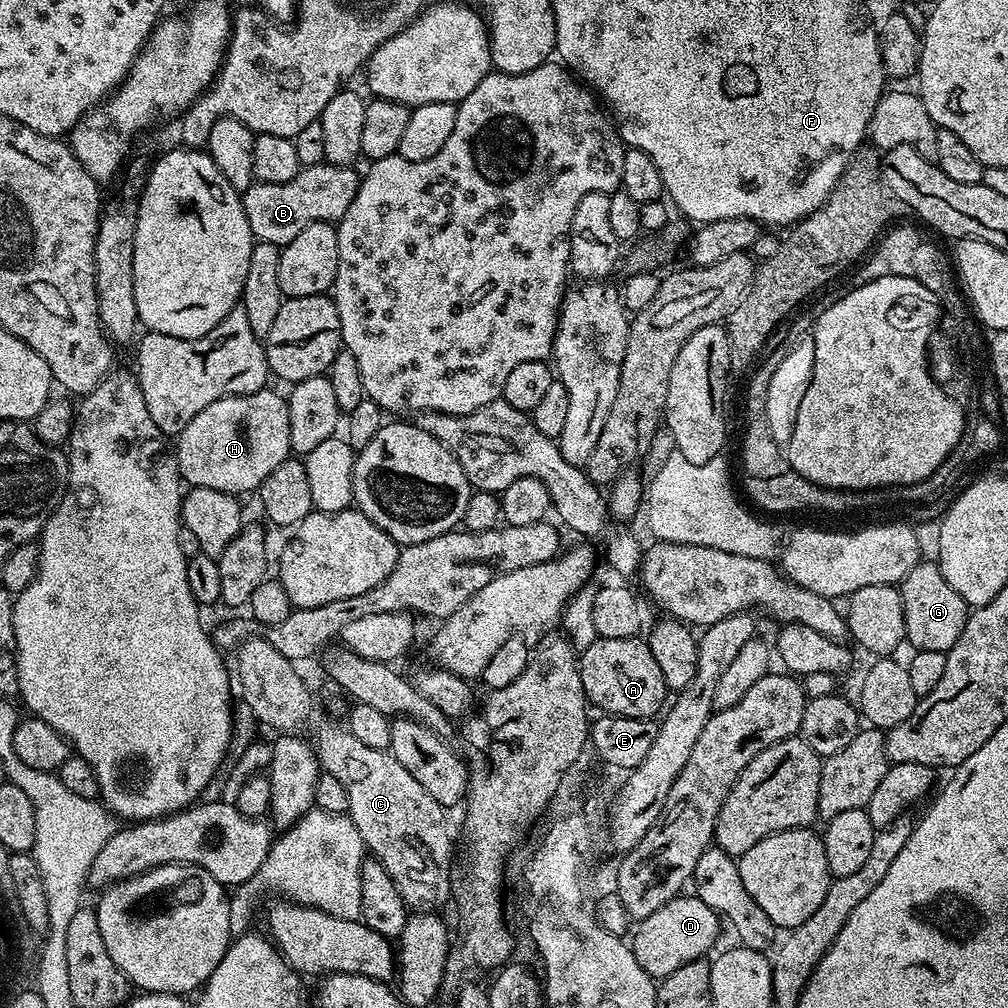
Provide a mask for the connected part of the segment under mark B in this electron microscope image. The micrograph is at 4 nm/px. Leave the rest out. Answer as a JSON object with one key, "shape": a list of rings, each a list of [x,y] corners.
{"shape":[[[315,164],[304,168],[290,182],[261,184],[253,182],[242,194],[246,222],[250,222],[253,237],[259,242],[270,242],[277,246],[289,244],[310,222],[336,224],[350,210],[354,194],[358,194],[361,173],[352,166]]]}

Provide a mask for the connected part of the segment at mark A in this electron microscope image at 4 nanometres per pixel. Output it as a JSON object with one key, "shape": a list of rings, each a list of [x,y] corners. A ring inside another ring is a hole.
{"shape":[[[597,638],[585,652],[579,653],[578,667],[588,703],[595,707],[597,704],[601,713],[646,720],[665,707],[664,695],[669,695],[670,690],[662,678],[662,669],[654,662],[654,654],[650,654],[647,639]]]}

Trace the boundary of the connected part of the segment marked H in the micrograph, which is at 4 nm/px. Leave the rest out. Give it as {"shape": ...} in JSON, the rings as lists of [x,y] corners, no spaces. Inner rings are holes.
{"shape":[[[265,386],[260,391],[254,394],[246,394],[245,396],[227,396],[224,399],[219,399],[217,402],[212,402],[206,406],[201,413],[196,414],[194,418],[187,423],[180,435],[175,437],[174,440],[174,455],[176,458],[176,466],[180,470],[181,479],[191,487],[206,488],[222,490],[223,492],[230,493],[235,496],[242,495],[242,492],[252,492],[259,489],[260,484],[270,476],[282,464],[284,460],[289,459],[291,455],[290,444],[290,420],[289,420],[289,406],[287,399],[276,392],[271,392],[271,387]]]}

